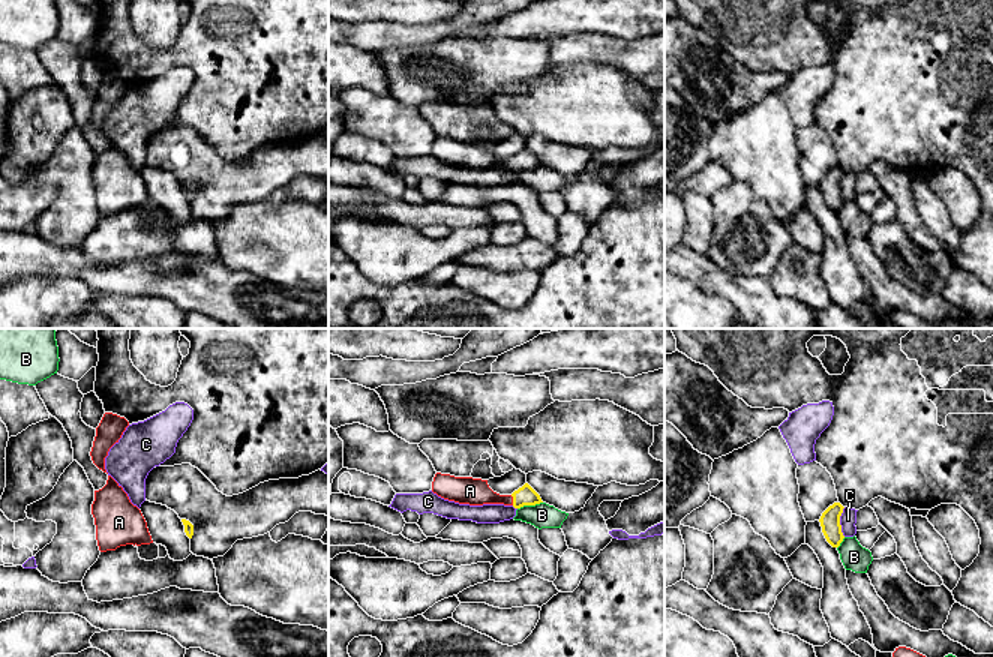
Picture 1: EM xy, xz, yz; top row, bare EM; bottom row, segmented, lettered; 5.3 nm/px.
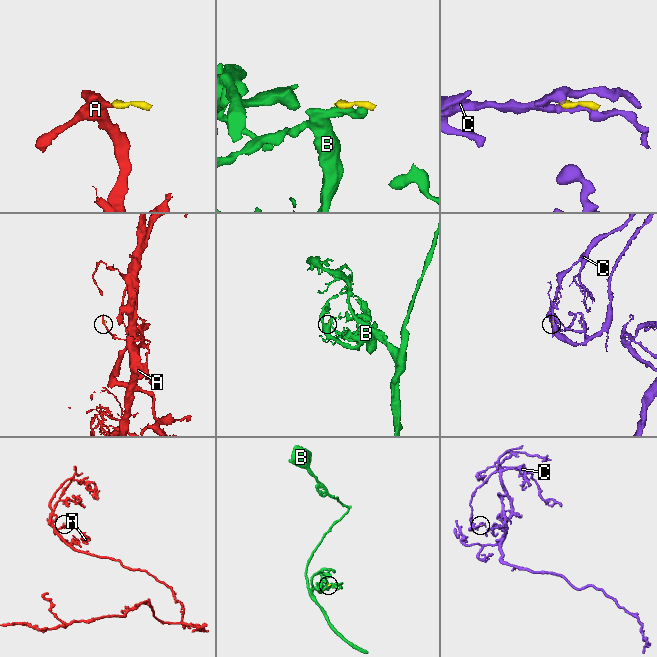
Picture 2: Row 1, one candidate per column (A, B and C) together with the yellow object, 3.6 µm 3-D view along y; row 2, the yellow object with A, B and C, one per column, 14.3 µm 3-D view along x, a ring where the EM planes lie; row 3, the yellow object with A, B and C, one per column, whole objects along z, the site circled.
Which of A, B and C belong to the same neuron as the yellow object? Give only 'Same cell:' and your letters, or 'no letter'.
Same cell: A

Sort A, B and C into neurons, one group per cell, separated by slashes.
A / B / C

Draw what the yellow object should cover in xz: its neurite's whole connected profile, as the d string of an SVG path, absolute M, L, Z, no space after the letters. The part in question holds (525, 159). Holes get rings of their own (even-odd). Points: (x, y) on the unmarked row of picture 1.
M436 136L434 141L432 156L444 164L470 170L504 168L520 172L543 166L540 159L528 147L512 159L500 159L489 152L488 144L454 141L441 136Z

